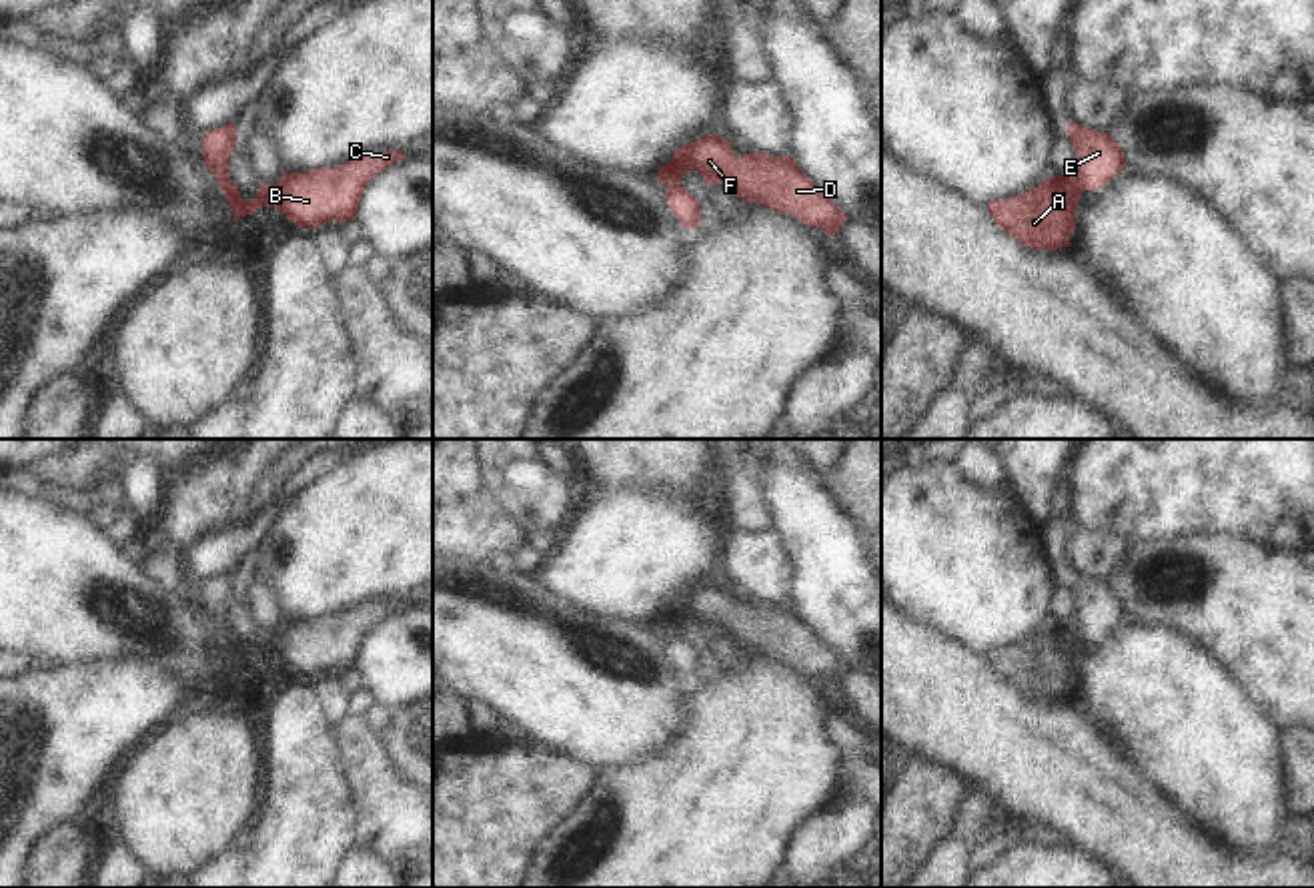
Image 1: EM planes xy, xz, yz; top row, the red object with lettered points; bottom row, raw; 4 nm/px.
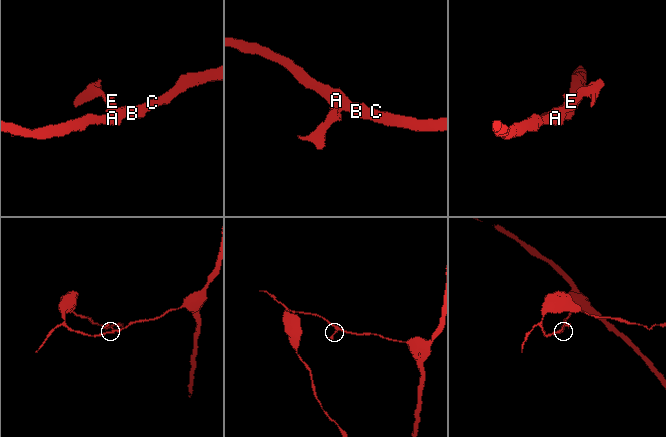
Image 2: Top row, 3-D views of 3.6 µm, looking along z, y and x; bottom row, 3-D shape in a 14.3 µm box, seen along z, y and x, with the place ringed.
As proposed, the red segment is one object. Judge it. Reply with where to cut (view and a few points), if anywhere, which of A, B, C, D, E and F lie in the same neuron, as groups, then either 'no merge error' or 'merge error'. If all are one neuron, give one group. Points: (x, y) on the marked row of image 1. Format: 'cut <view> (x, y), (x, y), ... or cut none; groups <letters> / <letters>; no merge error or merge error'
cut xy (221, 181), (239, 199); groups A B C D F / E; merge error

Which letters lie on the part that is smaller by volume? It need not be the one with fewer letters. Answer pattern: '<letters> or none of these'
E

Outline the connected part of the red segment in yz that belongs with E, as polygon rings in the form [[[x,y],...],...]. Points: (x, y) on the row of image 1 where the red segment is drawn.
[[[1074,122],[1068,126],[1068,140],[1078,154],[1080,190],[1100,190],[1124,170],[1124,152],[1110,132],[1096,132]]]

